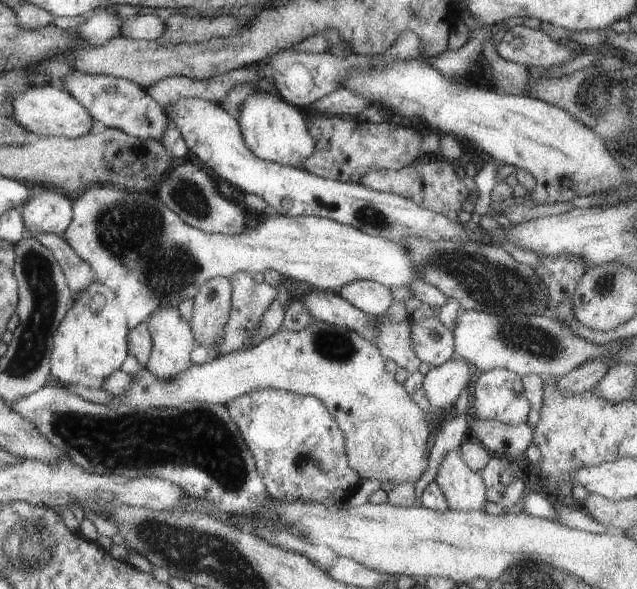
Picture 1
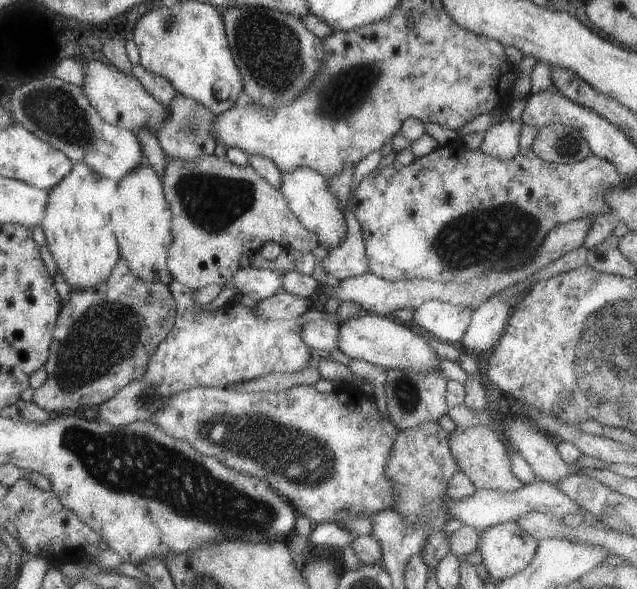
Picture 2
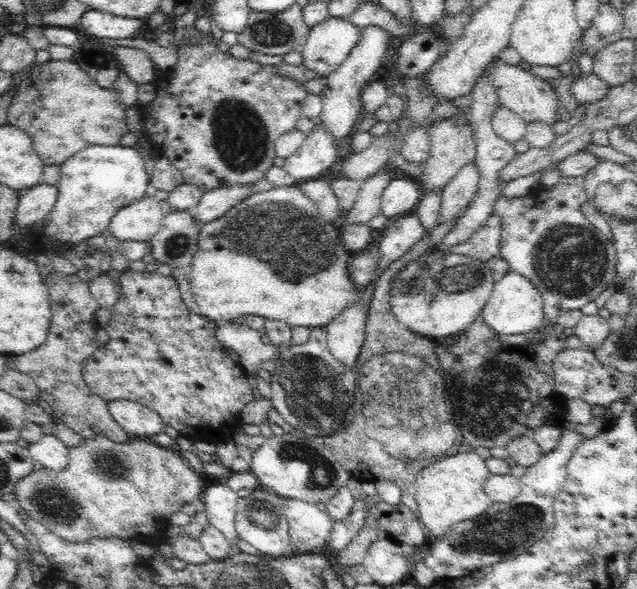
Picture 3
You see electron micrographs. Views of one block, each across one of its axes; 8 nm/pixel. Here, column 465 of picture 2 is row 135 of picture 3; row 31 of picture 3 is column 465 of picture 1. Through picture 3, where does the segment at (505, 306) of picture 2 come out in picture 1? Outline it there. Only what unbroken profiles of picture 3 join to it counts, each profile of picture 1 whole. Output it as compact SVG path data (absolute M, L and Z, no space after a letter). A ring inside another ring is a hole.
M454 356L445 364L432 367L424 378L424 393L431 407L450 410L466 386L471 386L468 362Z

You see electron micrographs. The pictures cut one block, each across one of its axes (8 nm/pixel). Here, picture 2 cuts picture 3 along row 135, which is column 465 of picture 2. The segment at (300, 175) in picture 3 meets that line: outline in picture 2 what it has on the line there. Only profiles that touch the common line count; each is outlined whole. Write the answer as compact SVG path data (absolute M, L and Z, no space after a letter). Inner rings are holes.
M439 300L426 301L414 312L411 325L425 333L459 347L473 313L472 307Z

